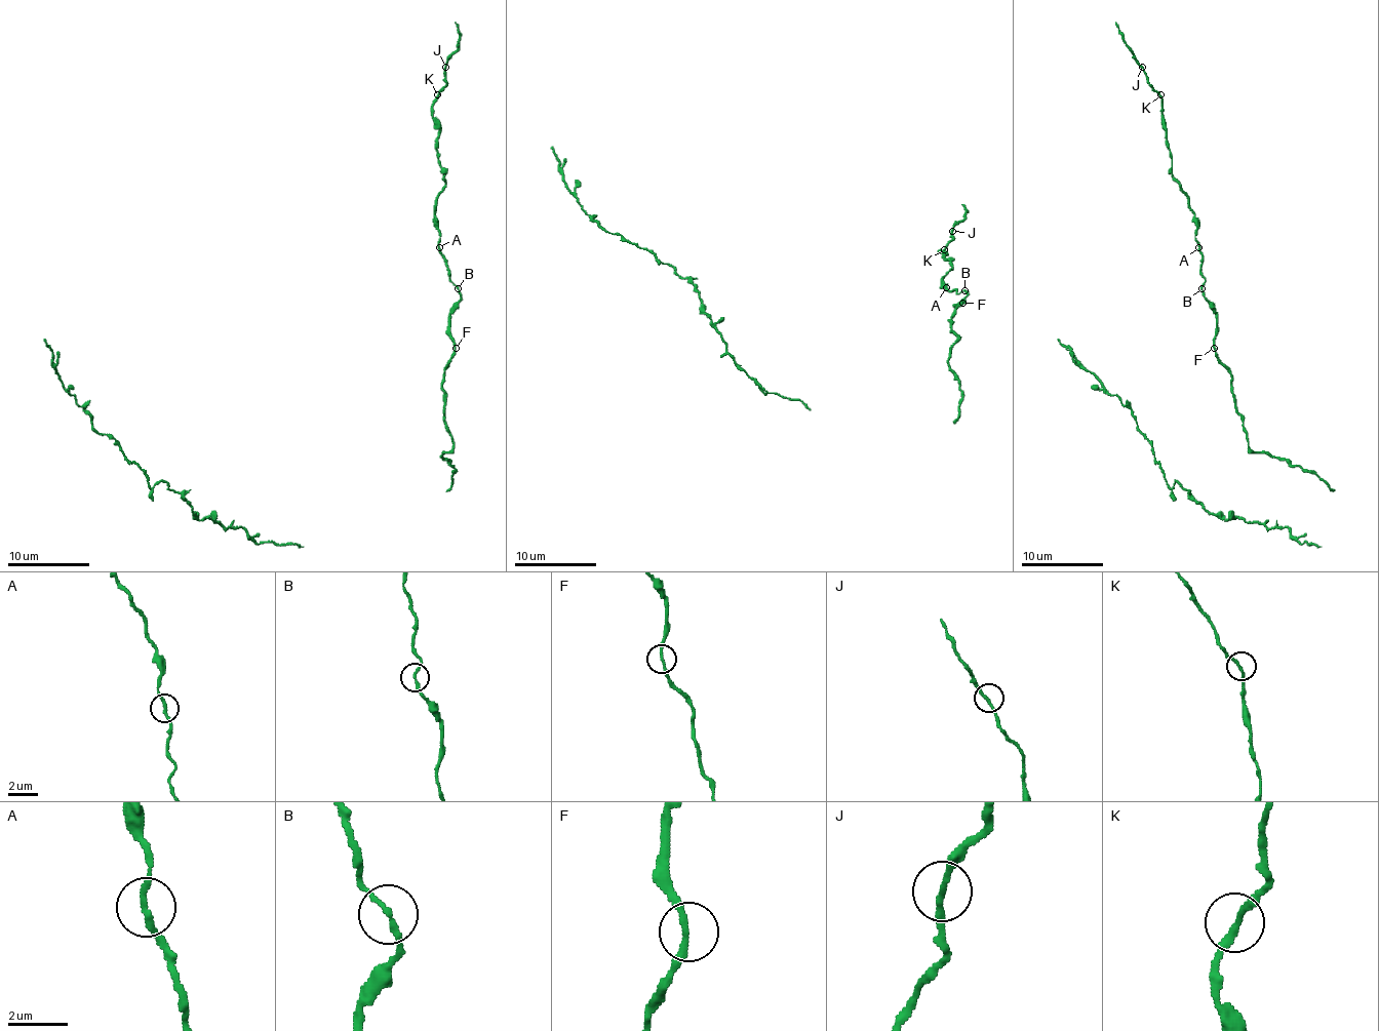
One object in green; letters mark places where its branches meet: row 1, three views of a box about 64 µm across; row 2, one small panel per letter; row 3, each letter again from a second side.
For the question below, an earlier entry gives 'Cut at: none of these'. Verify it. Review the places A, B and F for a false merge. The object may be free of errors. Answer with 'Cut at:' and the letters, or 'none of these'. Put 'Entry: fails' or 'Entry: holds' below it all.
Cut at: none of these
Entry: holds

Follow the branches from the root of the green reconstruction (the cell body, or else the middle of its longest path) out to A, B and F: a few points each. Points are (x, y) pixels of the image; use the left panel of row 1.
A: (445, 491), (454, 468), (441, 455), (451, 449), (441, 380), (454, 351), (449, 309), (460, 292), (439, 247)
B: (445, 491), (454, 468), (441, 455), (451, 449), (441, 380), (454, 351), (449, 309), (460, 299), (458, 288)
F: (445, 491), (451, 485), (454, 468), (441, 455), (451, 449), (441, 380), (443, 367), (456, 348)

